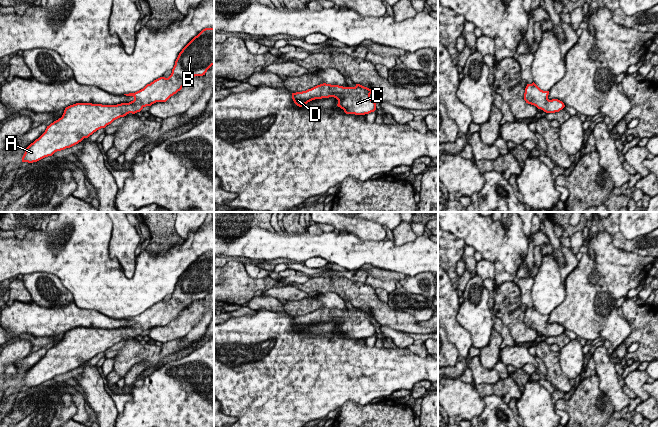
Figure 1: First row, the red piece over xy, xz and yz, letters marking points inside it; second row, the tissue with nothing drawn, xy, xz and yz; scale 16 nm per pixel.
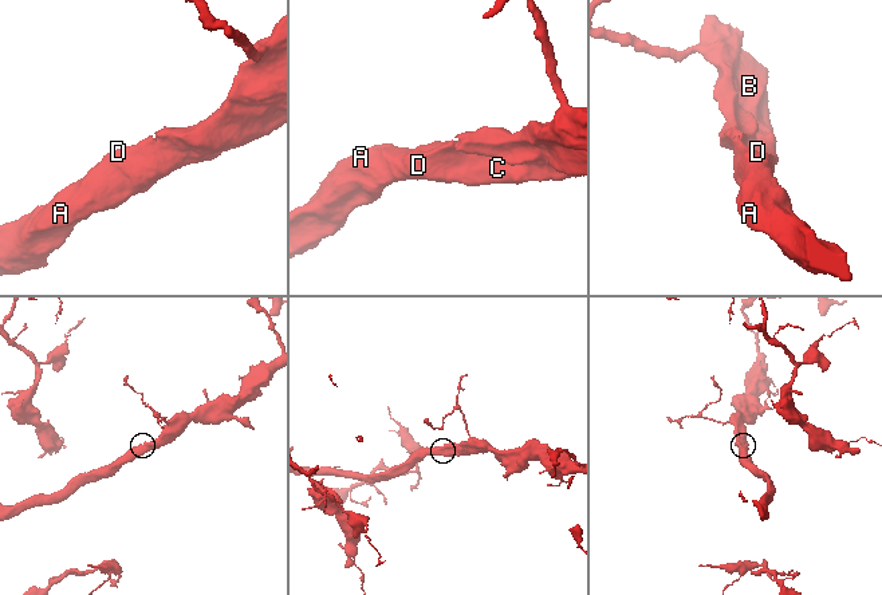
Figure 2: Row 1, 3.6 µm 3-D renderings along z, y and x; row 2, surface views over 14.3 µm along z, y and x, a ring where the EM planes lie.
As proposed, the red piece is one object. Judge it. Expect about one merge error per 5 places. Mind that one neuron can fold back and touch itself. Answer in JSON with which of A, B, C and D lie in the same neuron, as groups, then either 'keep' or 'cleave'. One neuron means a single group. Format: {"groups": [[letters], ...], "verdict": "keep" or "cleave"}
{"groups": [["A", "B", "C", "D"]], "verdict": "keep"}

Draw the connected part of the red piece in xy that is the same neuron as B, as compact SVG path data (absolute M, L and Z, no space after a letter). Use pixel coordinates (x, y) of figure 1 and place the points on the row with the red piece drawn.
M214 27L203 29L182 49L168 78L160 77L135 93L124 94L133 96L133 101L117 105L76 103L66 107L62 117L47 126L45 132L25 149L22 162L33 163L52 156L120 117L140 112L156 102L166 102L193 77L205 75L212 65Z

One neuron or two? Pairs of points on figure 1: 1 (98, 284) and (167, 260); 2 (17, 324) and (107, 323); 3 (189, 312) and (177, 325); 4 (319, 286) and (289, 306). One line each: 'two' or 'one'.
1: one
2: one
3: one
4: two

